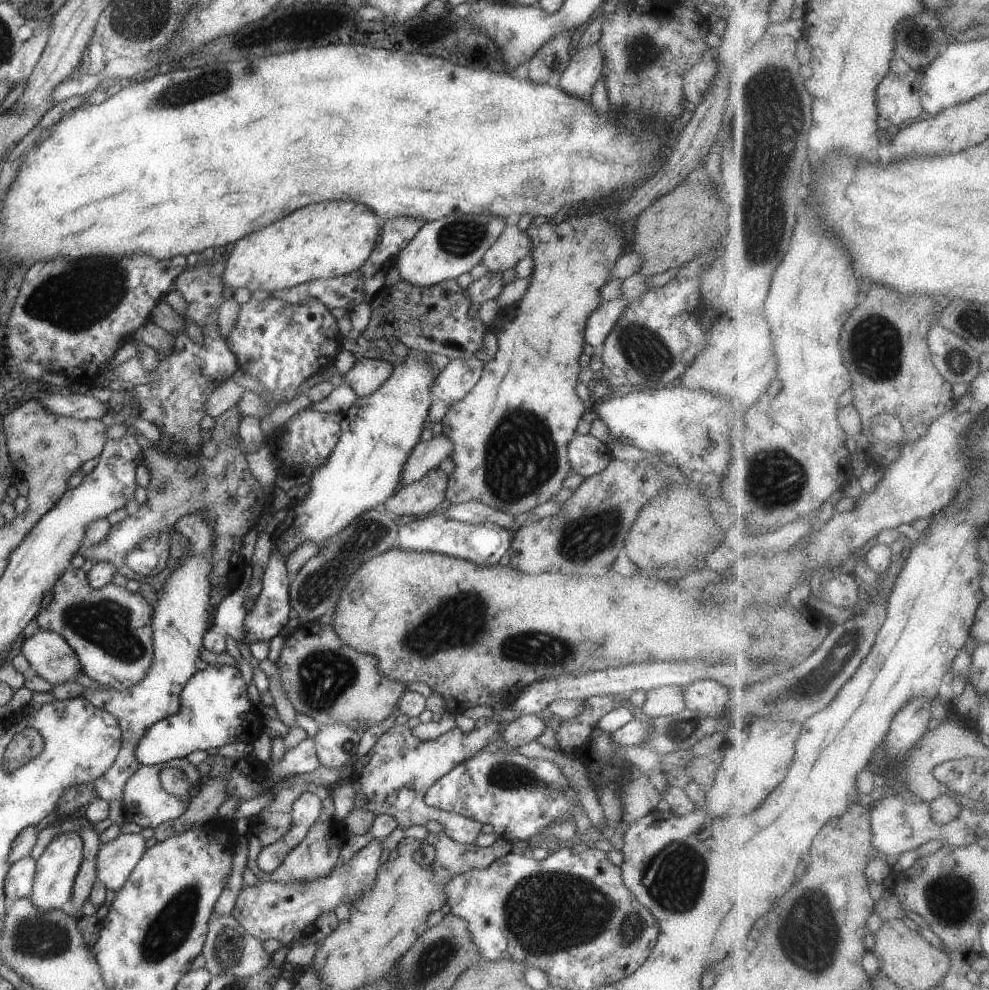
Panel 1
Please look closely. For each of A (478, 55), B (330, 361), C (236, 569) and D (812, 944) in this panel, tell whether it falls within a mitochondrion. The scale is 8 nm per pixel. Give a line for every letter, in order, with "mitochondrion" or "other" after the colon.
A: other
B: other
C: other
D: mitochondrion

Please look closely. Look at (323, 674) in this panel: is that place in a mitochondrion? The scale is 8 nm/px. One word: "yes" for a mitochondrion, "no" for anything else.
yes

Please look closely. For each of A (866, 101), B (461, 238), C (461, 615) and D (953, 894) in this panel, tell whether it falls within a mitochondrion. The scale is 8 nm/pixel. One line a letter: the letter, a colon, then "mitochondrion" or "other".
A: other
B: mitochondrion
C: mitochondrion
D: mitochondrion

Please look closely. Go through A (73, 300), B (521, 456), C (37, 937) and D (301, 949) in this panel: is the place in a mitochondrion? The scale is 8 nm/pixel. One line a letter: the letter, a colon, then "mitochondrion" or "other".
A: mitochondrion
B: mitochondrion
C: mitochondrion
D: other

